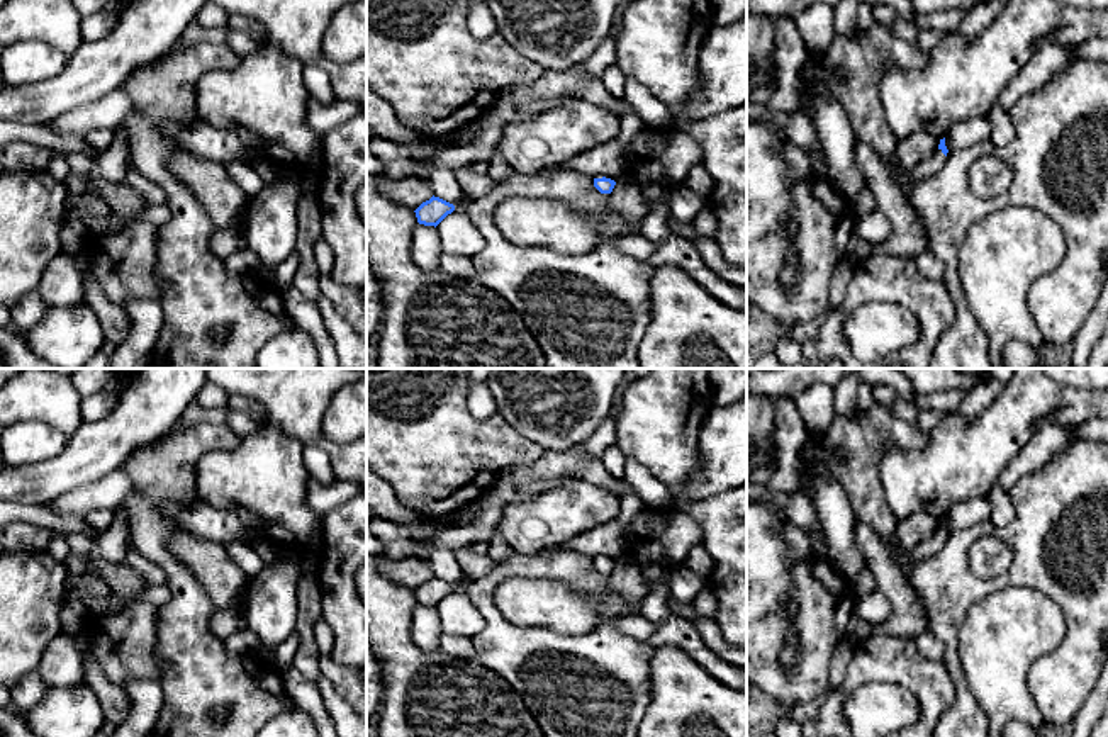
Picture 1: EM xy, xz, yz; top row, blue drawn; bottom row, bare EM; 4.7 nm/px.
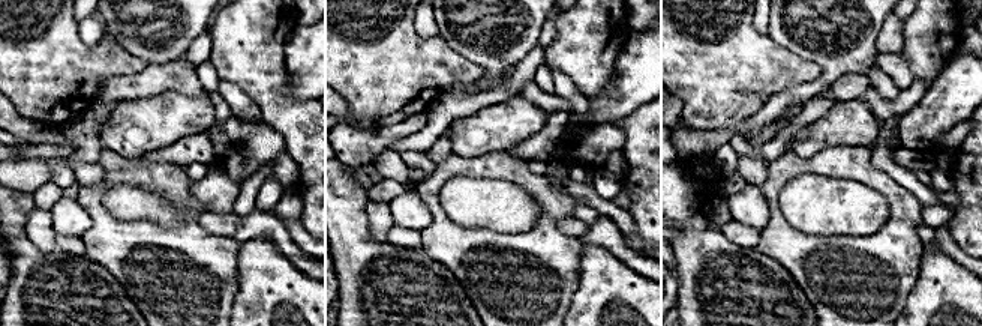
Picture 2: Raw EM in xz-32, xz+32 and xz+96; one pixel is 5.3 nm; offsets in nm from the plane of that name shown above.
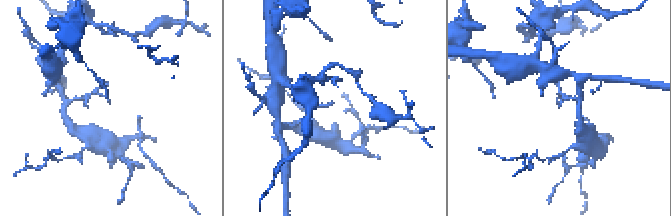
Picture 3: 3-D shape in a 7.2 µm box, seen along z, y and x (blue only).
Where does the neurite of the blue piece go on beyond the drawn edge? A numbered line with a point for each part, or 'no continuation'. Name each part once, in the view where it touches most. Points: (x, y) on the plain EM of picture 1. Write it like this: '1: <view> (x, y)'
1: yz (925, 549)

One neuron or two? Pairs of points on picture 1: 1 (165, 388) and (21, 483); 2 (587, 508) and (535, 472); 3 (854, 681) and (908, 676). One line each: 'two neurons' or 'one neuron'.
1: one neuron
2: two neurons
3: one neuron

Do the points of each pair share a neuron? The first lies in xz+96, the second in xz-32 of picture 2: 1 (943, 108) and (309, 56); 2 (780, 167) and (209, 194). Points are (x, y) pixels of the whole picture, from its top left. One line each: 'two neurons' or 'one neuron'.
1: one neuron
2: two neurons

